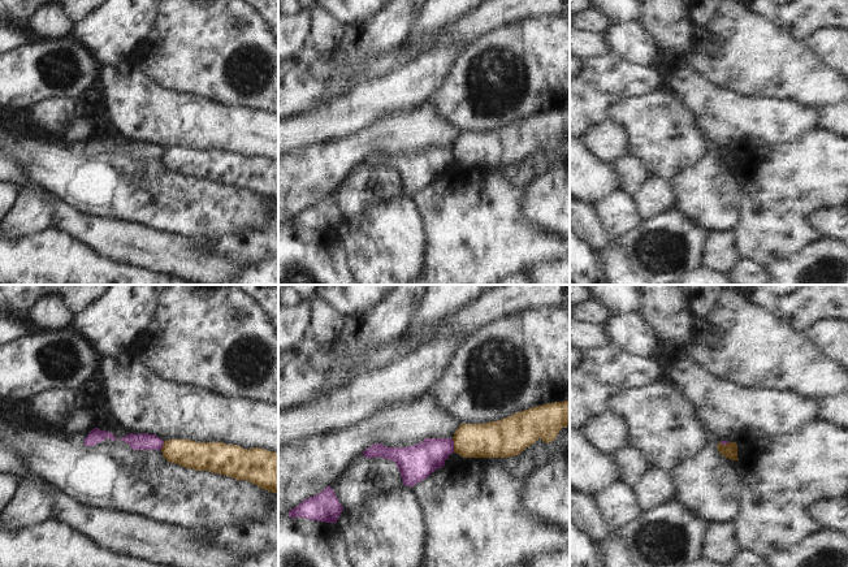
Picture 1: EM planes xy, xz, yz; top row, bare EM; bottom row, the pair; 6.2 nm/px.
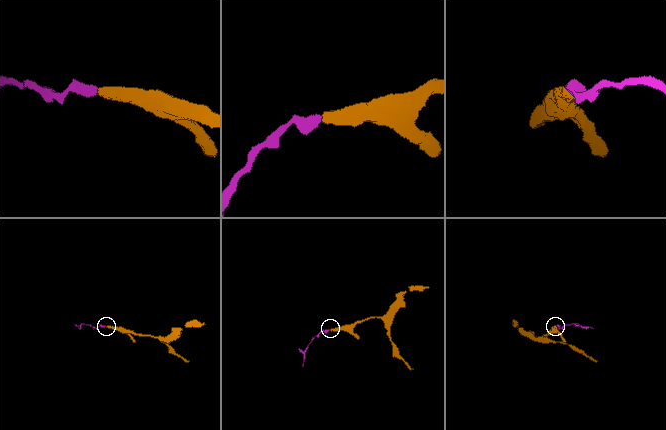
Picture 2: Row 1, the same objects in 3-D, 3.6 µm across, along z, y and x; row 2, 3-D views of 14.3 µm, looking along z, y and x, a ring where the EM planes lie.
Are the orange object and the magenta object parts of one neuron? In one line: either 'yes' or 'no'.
no

